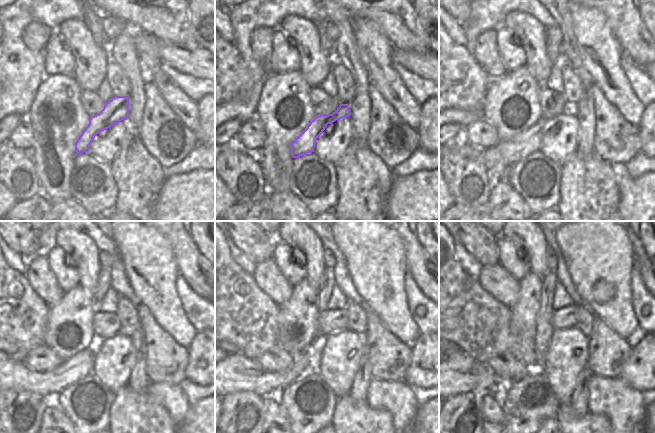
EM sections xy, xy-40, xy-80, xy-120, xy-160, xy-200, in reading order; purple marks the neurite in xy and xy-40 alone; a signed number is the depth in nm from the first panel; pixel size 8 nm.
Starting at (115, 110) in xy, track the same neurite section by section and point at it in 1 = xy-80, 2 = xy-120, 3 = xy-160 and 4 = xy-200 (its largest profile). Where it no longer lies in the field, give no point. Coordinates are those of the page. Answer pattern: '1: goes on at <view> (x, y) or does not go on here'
1: goes on at xy-80 (498, 159)
2: goes on at xy-120 (11, 374)
3: goes on at xy-160 (235, 373)
4: goes on at xy-200 (459, 373)

